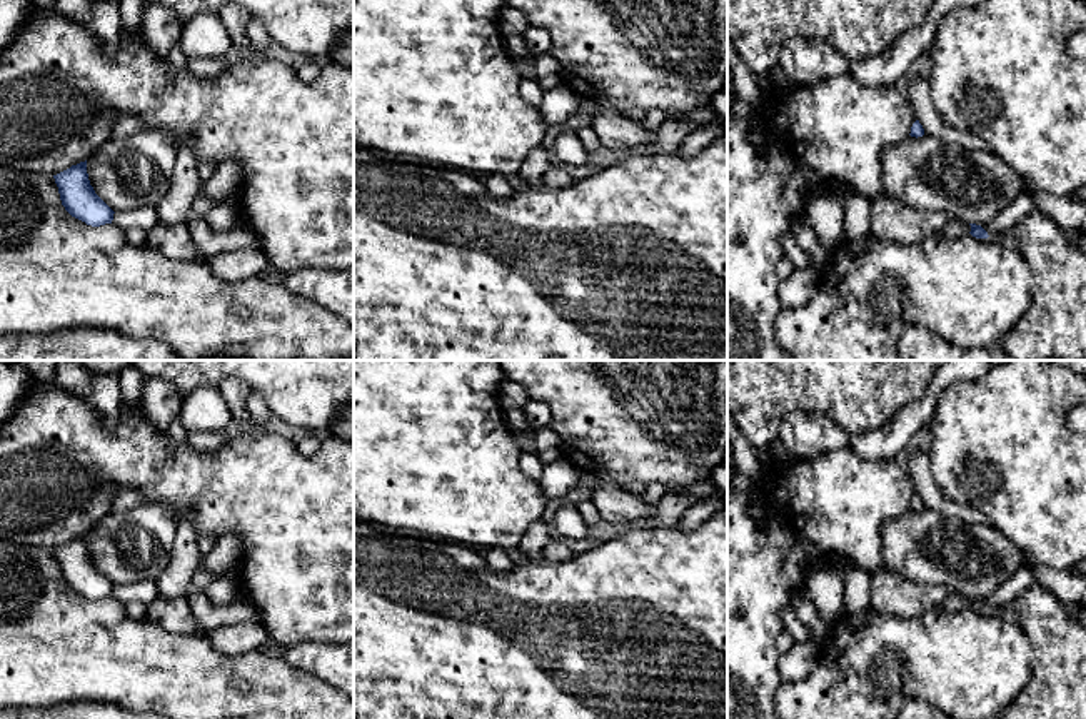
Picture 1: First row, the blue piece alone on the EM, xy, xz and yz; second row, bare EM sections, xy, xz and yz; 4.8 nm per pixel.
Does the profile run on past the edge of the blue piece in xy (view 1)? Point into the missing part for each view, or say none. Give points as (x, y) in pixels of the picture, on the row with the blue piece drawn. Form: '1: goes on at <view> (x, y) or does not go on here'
1: does not go on here

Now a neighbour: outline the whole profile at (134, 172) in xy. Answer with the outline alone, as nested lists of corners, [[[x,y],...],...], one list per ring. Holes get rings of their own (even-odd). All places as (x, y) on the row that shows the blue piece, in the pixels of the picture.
[[[142,127],[127,138],[110,137],[87,160],[95,194],[113,210],[155,207],[167,194],[177,162],[177,142]]]

